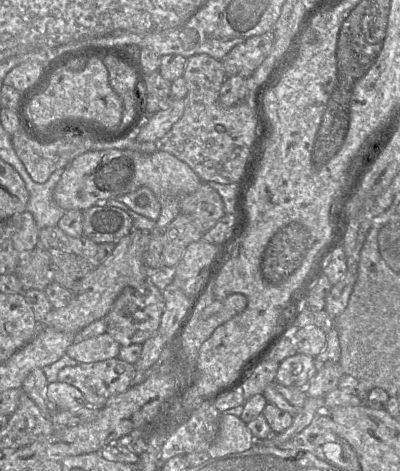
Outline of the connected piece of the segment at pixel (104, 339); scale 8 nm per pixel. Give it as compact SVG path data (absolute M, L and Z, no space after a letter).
M107 332L73 343L66 350L66 354L79 363L91 363L111 358L119 355L120 344L115 341Z

